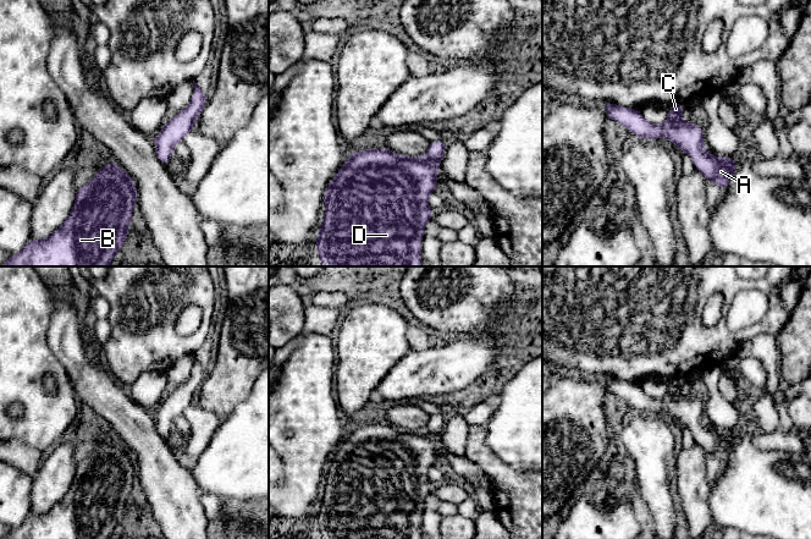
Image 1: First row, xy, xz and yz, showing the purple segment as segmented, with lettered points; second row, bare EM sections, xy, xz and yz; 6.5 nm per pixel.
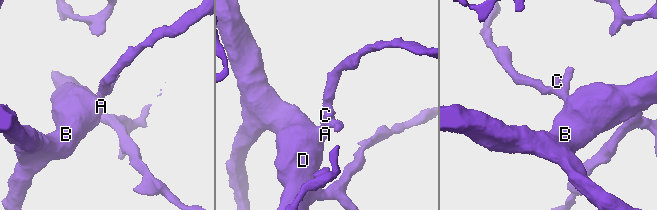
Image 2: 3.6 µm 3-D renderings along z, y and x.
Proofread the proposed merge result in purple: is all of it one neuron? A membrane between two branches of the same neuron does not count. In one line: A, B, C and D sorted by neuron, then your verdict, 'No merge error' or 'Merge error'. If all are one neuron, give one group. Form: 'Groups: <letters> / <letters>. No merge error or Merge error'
Groups: A B C D. No merge error

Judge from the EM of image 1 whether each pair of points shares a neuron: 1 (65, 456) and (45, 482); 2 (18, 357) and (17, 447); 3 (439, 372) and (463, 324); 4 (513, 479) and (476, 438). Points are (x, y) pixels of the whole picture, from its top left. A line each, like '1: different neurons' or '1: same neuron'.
1: same neuron
2: different neurons
3: different neurons
4: same neuron

